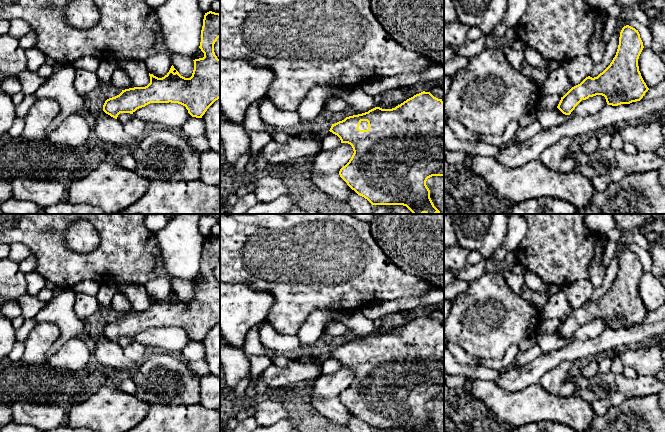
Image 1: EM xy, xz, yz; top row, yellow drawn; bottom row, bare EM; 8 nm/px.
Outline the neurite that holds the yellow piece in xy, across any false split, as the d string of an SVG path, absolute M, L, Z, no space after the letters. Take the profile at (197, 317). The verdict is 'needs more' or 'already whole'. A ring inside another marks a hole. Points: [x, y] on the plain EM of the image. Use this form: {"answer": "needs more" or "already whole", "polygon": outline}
{"answer": "already whole", "polygon": "M209 235L205 237L201 254L199 272L204 277L203 282L195 283L194 294L190 302L185 302L172 289L169 296L162 302L149 297L150 307L145 311L134 311L105 325L103 335L117 343L120 337L133 338L137 333L150 327L178 327L186 331L192 341L202 342L207 333L220 322L220 283L214 276L214 268L220 261L220 238Z"}

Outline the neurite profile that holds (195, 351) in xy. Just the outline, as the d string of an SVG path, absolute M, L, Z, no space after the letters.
M192 341L178 355L185 361L205 360L203 343Z

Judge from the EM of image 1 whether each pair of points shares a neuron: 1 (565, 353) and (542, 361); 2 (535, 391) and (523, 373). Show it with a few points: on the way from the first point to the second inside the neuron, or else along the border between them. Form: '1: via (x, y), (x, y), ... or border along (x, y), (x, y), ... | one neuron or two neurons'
1: via (559, 355), (548, 361) | one neuron
2: border along (538, 382), (517, 391), (508, 391) | two neurons

